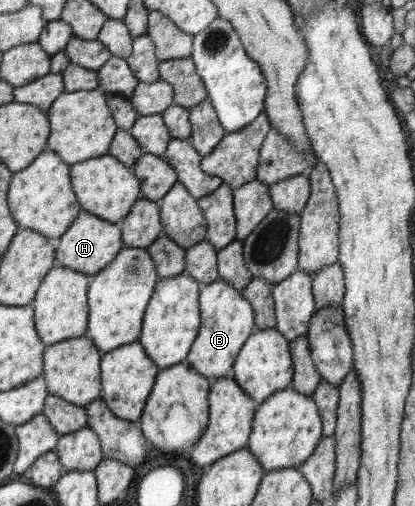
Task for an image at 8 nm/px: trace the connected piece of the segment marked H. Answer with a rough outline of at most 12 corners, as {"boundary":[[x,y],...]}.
{"boundary":[[82,210],[55,241],[56,267],[93,276],[123,247],[115,223]]}

